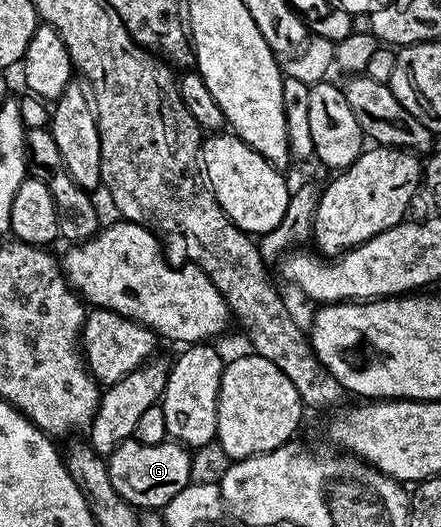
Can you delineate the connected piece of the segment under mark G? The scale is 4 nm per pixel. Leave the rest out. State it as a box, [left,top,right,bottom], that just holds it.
[107,437,193,509]

